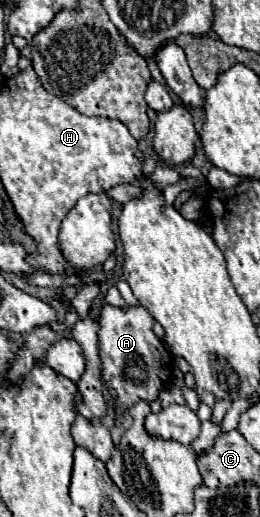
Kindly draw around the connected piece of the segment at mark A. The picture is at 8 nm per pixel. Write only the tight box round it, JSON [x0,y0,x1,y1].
[98,304,172,412]

